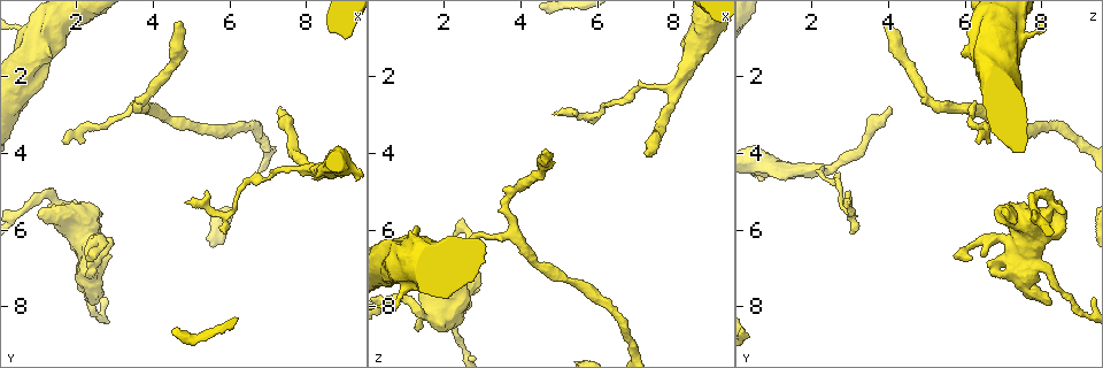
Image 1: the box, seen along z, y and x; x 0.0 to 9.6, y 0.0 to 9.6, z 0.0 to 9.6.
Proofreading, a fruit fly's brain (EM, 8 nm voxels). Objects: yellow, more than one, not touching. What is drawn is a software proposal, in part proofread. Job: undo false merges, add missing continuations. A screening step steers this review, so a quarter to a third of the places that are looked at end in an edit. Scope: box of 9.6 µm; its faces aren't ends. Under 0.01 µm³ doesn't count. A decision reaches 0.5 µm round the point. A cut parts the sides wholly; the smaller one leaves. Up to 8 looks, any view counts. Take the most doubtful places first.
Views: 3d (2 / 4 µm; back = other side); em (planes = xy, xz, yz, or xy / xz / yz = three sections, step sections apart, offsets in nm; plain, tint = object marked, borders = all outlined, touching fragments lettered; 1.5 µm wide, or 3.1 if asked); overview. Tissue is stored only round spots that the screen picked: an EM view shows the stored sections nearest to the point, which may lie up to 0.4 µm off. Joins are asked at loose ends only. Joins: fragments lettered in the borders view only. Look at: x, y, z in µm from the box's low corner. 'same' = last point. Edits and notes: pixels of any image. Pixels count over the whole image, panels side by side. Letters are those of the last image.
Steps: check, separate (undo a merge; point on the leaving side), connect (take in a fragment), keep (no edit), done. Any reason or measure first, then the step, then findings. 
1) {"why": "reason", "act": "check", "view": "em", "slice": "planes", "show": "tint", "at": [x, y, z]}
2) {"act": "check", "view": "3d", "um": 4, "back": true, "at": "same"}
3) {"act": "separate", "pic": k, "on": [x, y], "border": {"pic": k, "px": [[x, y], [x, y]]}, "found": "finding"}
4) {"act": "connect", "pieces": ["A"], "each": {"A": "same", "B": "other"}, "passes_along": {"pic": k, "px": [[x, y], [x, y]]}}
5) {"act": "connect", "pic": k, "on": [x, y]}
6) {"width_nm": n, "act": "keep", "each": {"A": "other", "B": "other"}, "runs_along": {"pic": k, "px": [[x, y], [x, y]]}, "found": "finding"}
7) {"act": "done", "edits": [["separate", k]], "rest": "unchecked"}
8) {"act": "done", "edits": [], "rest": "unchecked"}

{"why": "long arm stops here", "act": "check", "view": "3d", "um": 4, "at": [7.30, 2.80, 4.05]}

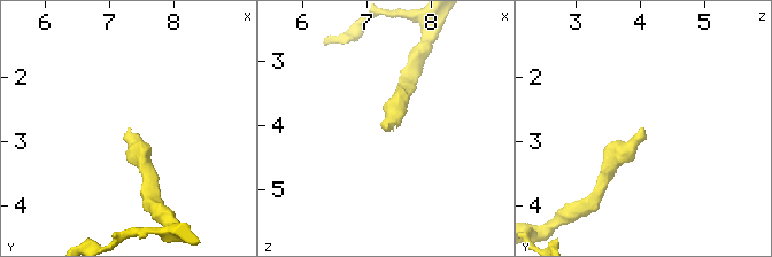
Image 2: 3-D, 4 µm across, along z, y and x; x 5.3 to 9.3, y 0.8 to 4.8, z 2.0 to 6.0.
{"act": "check", "view": "em", "slice": "planes", "show": "plain", "at": [7.30, 2.85, 4.05]}

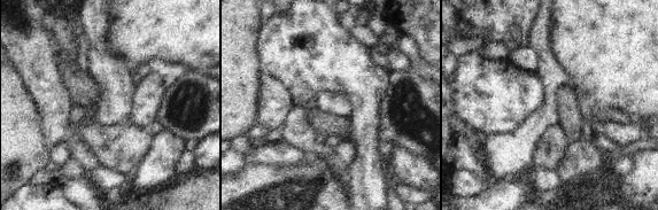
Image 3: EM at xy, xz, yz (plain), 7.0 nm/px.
{"act": "check", "view": "em", "slice": "planes", "show": "borders", "at": "same"}

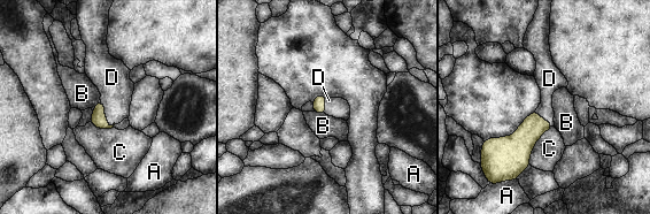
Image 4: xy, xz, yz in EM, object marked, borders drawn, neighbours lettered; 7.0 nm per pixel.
{"act": "connect", "pic": 4, "on": [113, 81], "each": {"A": "other", "B": "other", "C": "other", "D": "same"}, "passes_along": {"pic": 4, "px": [[98, 119], [103, 114], [113, 81]]}, "found": "the neuron continues"}

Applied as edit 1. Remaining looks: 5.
{"why": "free end", "act": "check", "view": "3d", "um": 2, "at": [1.00, 5.65, 7.15]}

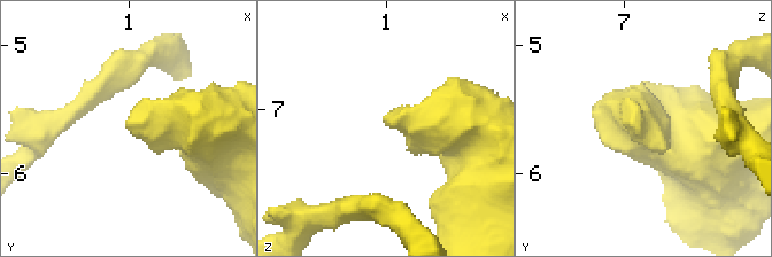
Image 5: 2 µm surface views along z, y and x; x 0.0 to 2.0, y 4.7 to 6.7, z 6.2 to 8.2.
{"act": "check", "view": "em", "slice": "xy", "step": 4, "show": "tint", "at": [0.98, 5.64, 7.12]}

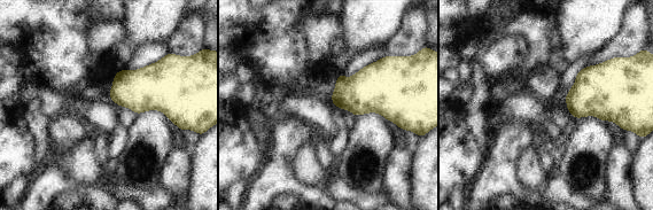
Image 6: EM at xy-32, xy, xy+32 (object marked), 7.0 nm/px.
{"act": "check", "view": "em", "slice": "planes", "show": "borders", "at": "same"}

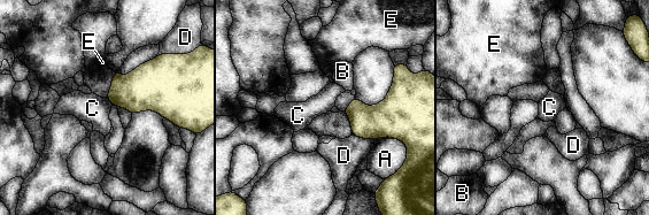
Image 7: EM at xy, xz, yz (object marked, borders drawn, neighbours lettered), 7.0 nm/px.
{"act": "keep", "each": {"A": "other", "B": "other", "C": "other", "D": "other", "E": "other"}, "found": "none of them fits"}

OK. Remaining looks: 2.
{"why": "free end", "act": "check", "view": "em", "slice": "xz", "step": 8, "show": "borders", "at": [1.30, 1.45, 5.90]}

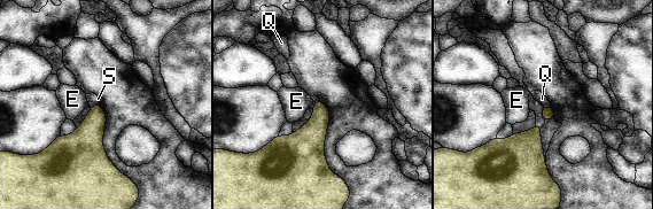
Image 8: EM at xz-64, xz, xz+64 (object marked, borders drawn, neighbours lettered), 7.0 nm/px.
{"act": "check", "view": "em", "slice": "yz", "step": 8, "show": "borders", "at": "same"}

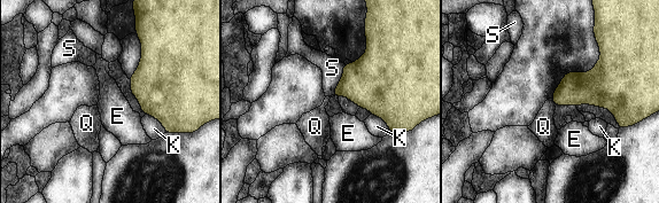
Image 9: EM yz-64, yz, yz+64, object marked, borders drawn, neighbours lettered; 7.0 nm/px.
{"act": "keep", "each": {"E": "other", "K": "other", "Q": "other", "S": "other"}, "border": {"pic": 9, "px": [[551, 99], [556, 104]]}, "found": "no lettered fragment goes on from it"}

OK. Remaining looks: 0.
{"act": "done", "edits": [["connect", 4]], "rest": "unchecked"}

